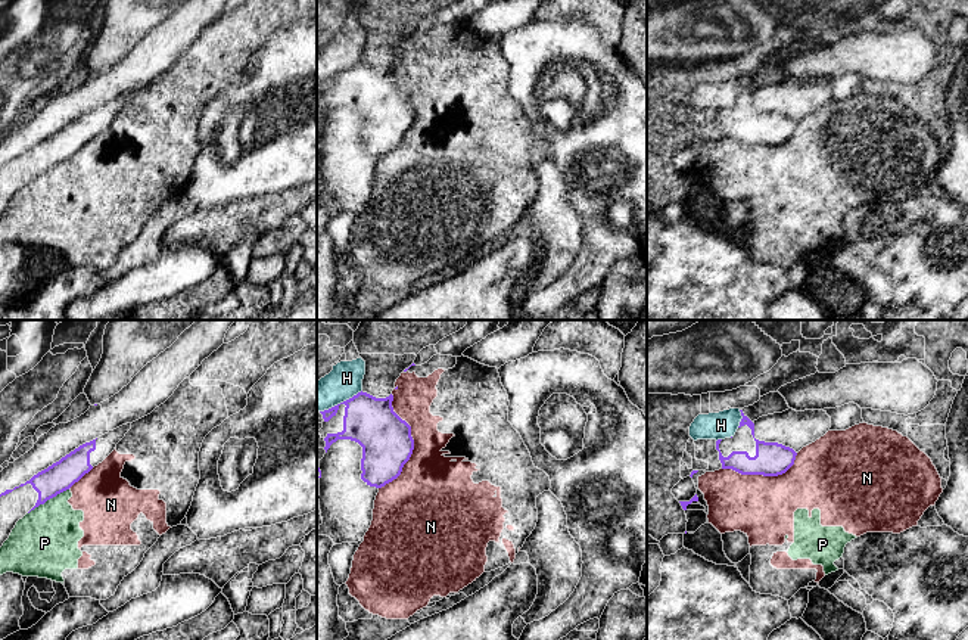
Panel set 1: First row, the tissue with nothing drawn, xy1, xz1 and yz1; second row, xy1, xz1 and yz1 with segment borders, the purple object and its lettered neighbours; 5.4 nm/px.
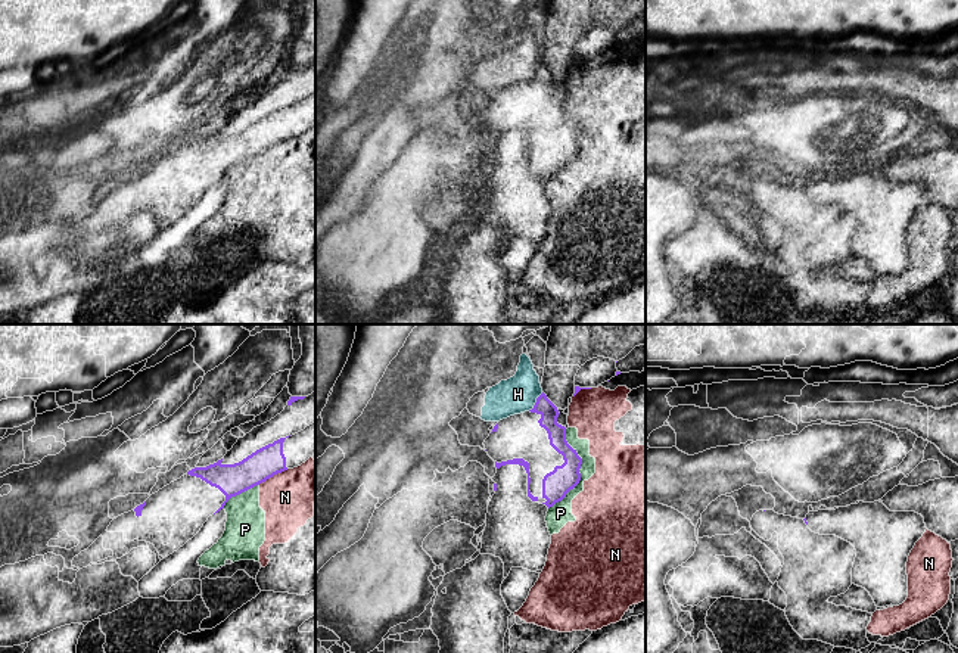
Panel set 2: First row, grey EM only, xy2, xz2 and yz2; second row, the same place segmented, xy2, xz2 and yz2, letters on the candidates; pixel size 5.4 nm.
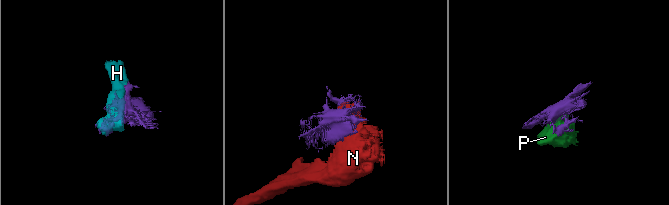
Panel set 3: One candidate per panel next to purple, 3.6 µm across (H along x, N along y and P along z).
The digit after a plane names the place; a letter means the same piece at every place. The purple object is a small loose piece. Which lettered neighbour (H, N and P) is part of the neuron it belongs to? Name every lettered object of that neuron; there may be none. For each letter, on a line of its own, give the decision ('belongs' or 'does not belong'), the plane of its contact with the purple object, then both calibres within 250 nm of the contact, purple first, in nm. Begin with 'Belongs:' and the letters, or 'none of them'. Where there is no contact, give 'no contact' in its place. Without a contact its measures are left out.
Belongs: none of them
H: does not belong; meets purple in xz1; 280 nm thick on the purple side, 190 nm on the other
N: does not belong; meets purple in xz1; 280 nm thick on the purple side, 360 nm on the other
P: does not belong; meets purple in xz2; 150 nm thick on the purple side, 110 nm on the other

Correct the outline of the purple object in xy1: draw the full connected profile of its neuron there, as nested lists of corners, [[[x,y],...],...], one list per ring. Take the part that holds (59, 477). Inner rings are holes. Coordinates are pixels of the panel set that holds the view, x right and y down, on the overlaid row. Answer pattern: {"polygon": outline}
{"polygon": [[[131,423],[122,425],[108,434],[85,442],[34,475],[25,484],[0,494],[0,547],[9,538],[16,522],[27,513],[44,504],[47,500],[69,490],[94,466],[102,463],[116,444],[131,429]]]}

